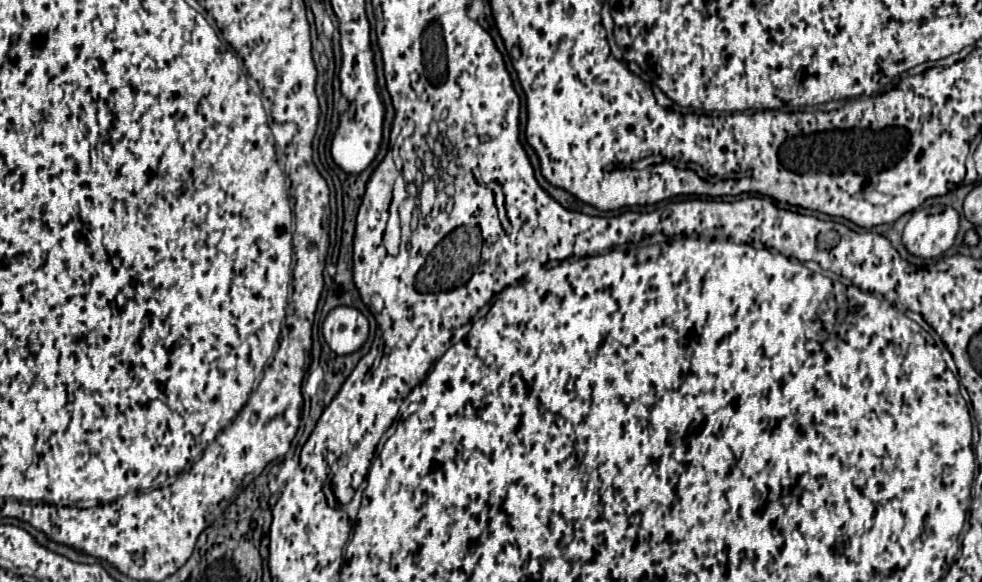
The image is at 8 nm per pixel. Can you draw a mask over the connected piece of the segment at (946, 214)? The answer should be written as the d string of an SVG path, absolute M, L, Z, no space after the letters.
M951 206L921 207L903 230L905 248L919 258L941 257L955 242L960 216Z

